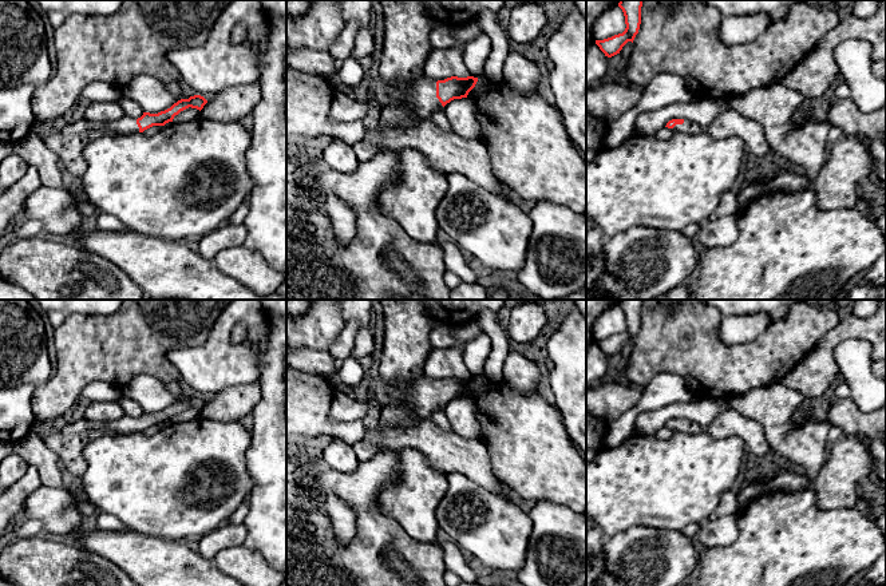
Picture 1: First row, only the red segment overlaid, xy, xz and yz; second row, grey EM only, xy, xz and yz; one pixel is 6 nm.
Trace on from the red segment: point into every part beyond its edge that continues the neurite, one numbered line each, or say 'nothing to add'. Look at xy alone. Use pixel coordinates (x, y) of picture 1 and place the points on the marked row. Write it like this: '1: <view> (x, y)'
1: xy (67, 143)

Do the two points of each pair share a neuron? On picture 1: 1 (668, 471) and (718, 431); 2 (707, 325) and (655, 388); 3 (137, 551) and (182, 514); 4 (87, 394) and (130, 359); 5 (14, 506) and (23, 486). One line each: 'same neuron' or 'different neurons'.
1: different neurons
2: different neurons
3: different neurons
4: different neurons
5: same neuron

